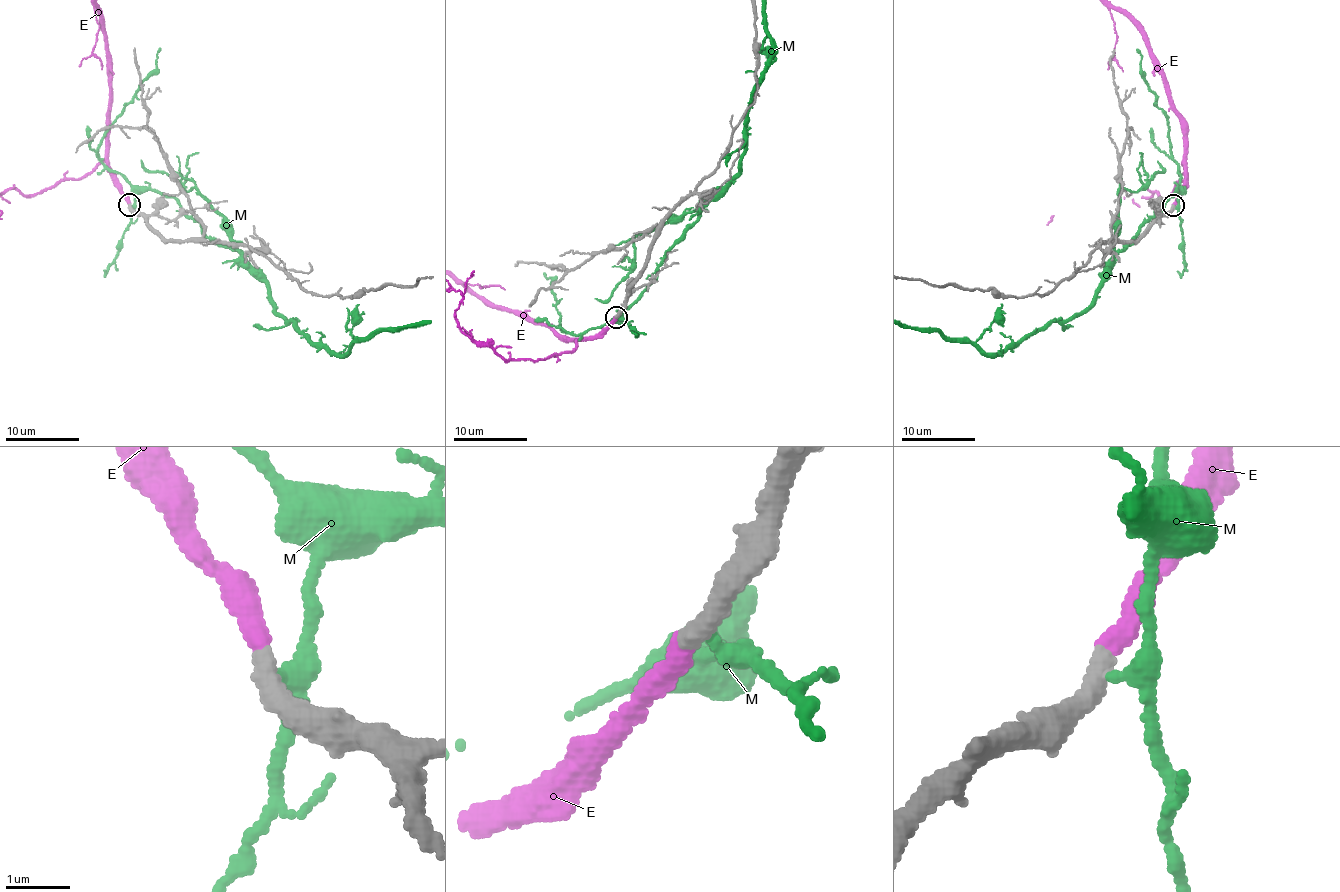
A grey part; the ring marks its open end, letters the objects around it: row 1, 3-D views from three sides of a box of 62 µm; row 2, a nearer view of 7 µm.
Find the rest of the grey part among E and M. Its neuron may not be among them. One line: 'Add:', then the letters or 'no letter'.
Add: E

